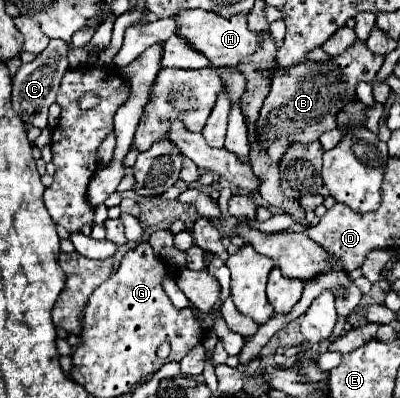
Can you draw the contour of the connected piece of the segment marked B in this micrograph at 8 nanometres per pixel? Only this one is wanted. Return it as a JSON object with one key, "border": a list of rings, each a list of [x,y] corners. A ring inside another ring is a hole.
{"border":[[[356,41],[346,53],[330,59],[328,63],[312,63],[304,61],[296,65],[288,75],[276,77],[270,89],[270,97],[266,97],[266,105],[262,105],[262,113],[258,115],[258,145],[266,151],[272,163],[280,163],[284,151],[292,143],[312,143],[322,133],[336,127],[336,113],[344,107],[344,103],[356,97],[358,81],[374,81],[374,75],[382,67],[384,57],[370,53],[370,49]]]}

